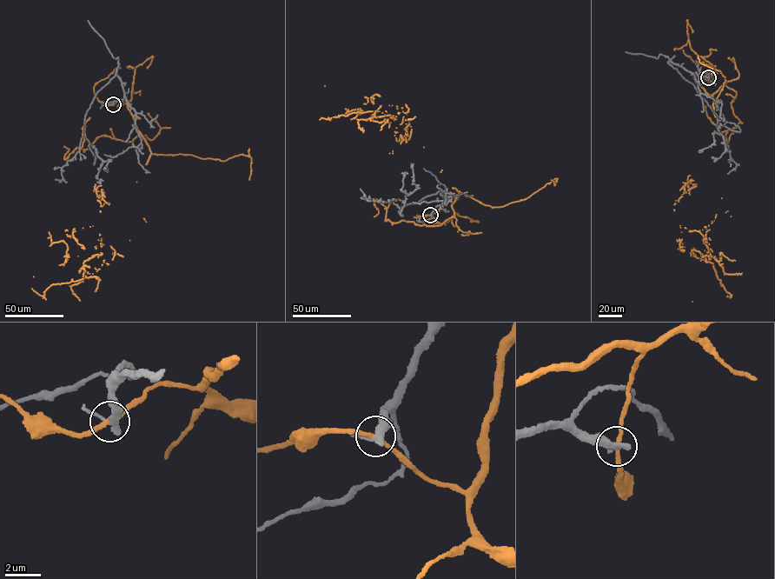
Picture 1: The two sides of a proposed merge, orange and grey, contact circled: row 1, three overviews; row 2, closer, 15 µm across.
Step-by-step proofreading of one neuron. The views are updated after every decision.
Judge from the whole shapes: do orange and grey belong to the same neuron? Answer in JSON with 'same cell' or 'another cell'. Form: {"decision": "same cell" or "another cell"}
{"decision": "another cell"}

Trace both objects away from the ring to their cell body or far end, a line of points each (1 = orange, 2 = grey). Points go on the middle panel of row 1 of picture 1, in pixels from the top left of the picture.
1: (430, 216), (459, 192), (406, 142), (402, 108), (395, 119), (338, 115), (324, 85)
2: (430, 215), (443, 203), (441, 189), (397, 205), (398, 213), (406, 195), (418, 188), (411, 163)

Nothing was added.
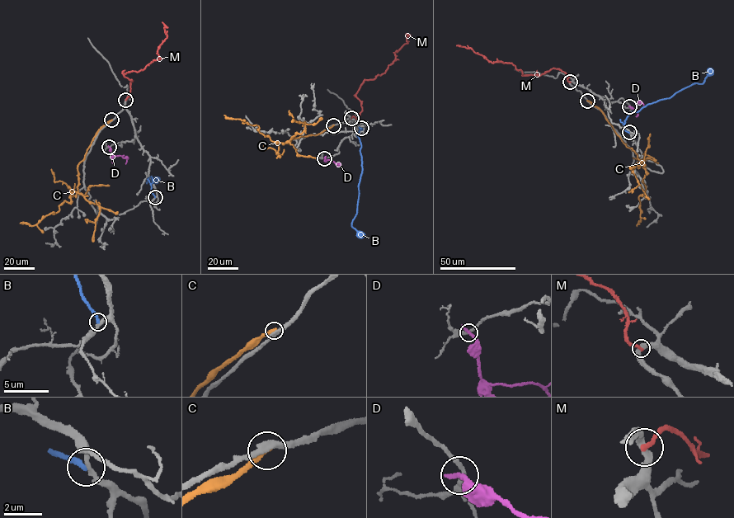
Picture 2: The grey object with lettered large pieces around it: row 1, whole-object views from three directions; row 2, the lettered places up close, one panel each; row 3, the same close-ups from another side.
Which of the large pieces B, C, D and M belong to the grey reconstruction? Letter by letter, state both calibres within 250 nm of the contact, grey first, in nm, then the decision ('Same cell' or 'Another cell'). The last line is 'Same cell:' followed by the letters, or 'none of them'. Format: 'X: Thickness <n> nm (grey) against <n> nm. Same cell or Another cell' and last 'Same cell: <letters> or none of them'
B: Thickness 240 nm (grey) against 240 nm. Another cell
C: Thickness 320 nm (grey) against 320 nm. Another cell
D: Thickness 240 nm (grey) against 280 nm. Another cell
M: Thickness 380 nm (grey) against 240 nm. Another cell
Same cell: none of them

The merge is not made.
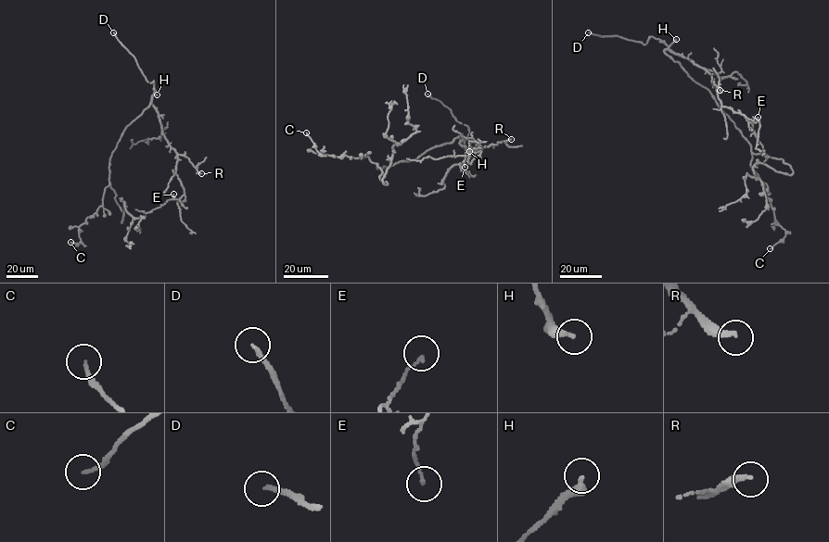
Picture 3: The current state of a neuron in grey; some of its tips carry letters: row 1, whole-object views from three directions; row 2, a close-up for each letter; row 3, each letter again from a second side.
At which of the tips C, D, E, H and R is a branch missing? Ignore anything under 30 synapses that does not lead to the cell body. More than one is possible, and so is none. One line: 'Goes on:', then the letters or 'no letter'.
Goes on: D, R

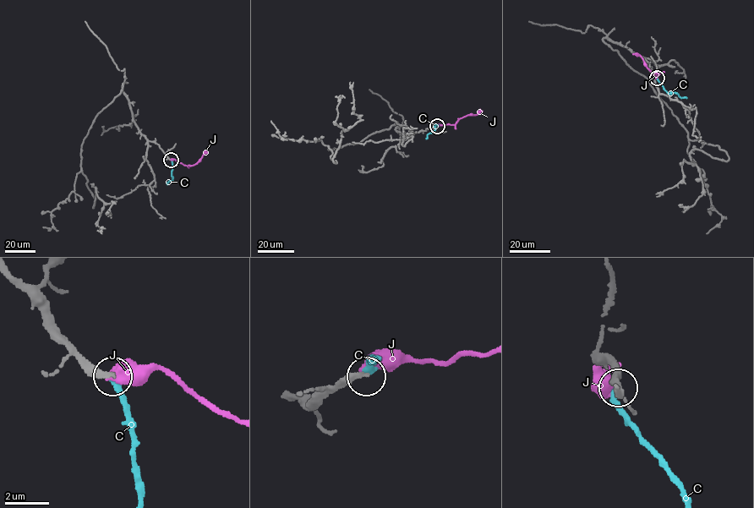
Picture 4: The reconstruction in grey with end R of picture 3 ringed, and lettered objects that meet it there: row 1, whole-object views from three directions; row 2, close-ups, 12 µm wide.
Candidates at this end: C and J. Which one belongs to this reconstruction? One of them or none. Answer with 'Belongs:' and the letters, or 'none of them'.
Belongs: C

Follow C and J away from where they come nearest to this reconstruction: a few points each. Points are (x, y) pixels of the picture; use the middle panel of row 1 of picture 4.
C: (437, 126), (434, 124), (434, 131), (428, 133), (426, 139)
J: (436, 126), (455, 124), (463, 117), (478, 114), (479, 109)

